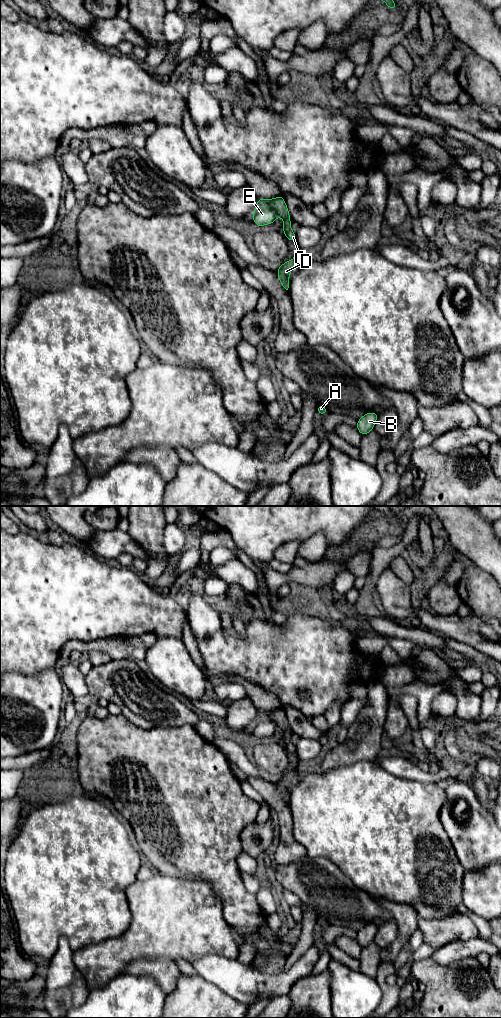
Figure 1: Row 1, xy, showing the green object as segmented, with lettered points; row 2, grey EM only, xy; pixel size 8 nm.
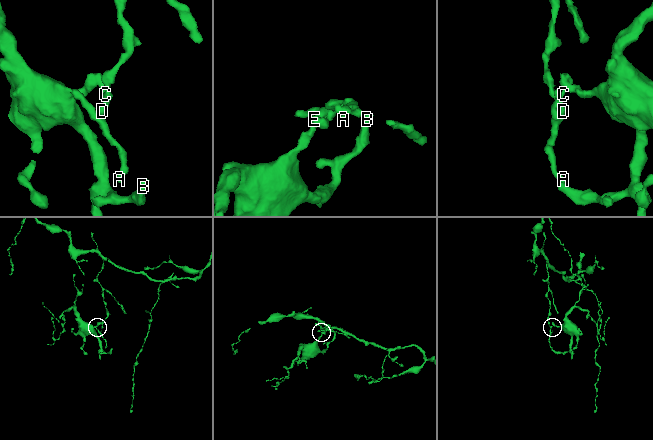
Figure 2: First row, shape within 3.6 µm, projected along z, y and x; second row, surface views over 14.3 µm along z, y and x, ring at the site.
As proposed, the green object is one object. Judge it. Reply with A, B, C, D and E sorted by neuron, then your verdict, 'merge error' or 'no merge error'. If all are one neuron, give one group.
A C D / B E | merge error

